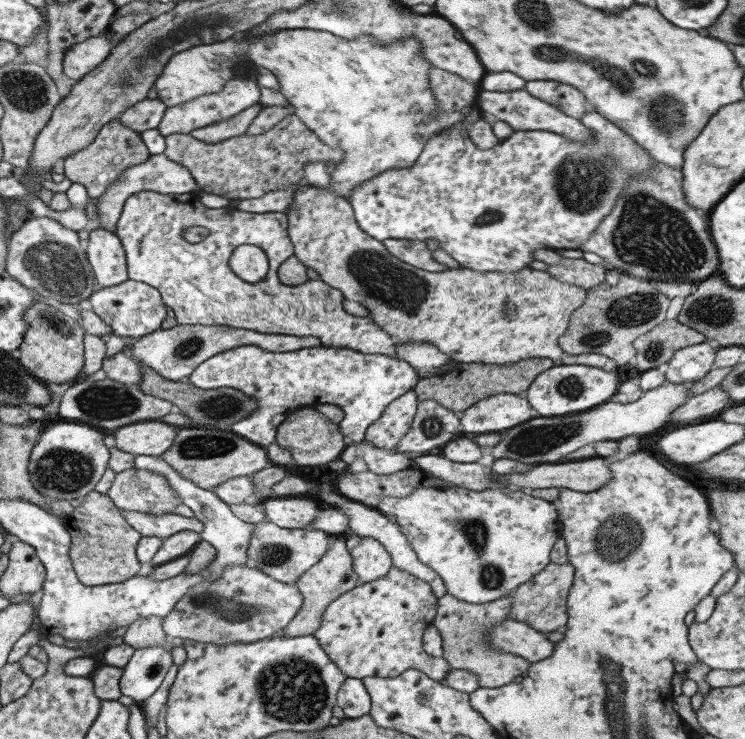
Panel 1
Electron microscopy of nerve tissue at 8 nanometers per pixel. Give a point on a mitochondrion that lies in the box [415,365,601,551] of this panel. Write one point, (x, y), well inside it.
(534, 440)

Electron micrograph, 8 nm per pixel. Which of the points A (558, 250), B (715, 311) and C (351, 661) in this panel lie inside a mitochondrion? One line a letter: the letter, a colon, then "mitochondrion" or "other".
A: other
B: mitochondrion
C: other

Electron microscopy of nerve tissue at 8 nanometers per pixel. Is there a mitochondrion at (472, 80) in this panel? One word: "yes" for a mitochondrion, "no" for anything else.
no

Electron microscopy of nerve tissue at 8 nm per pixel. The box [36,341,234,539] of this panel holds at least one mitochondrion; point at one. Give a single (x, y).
(98, 402)

